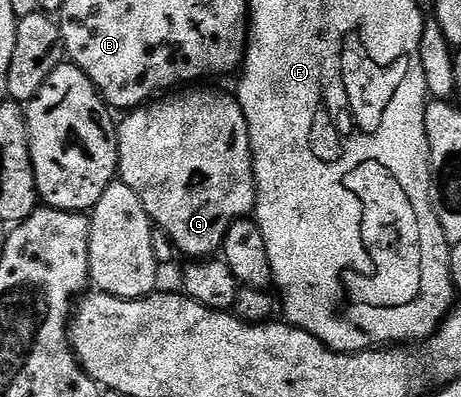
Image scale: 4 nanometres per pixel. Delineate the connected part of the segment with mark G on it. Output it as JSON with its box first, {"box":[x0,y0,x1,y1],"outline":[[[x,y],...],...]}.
{"box":[117,89,254,261],"outline":[[[198,89],[183,90],[186,92],[175,99],[147,102],[131,110],[127,114],[130,116],[117,124],[118,175],[140,197],[151,224],[165,233],[181,254],[183,251],[191,260],[201,261],[217,256],[231,225],[253,212],[254,158],[250,152],[248,125],[237,98],[222,91],[194,90]]]}

